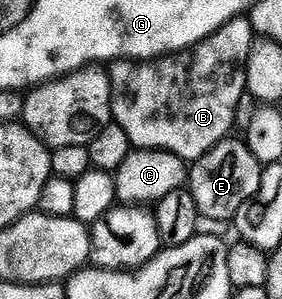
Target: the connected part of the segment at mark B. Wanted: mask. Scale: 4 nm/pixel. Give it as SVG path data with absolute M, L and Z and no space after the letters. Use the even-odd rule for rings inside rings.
M238 16L230 20L223 28L219 28L209 38L203 39L192 47L188 52L182 53L176 59L173 70L168 66L165 60L145 60L140 64L121 64L116 67L117 78L115 74L115 89L113 91L113 122L119 128L123 128L123 132L127 132L127 140L131 140L131 144L139 150L162 150L168 154L179 156L187 164L198 162L203 156L207 156L207 152L211 152L211 148L215 148L220 142L225 141L234 133L233 126L238 121L237 109L240 102L247 96L247 87L249 84L249 76L251 67L249 57L255 45L255 33L250 19L245 16Z

